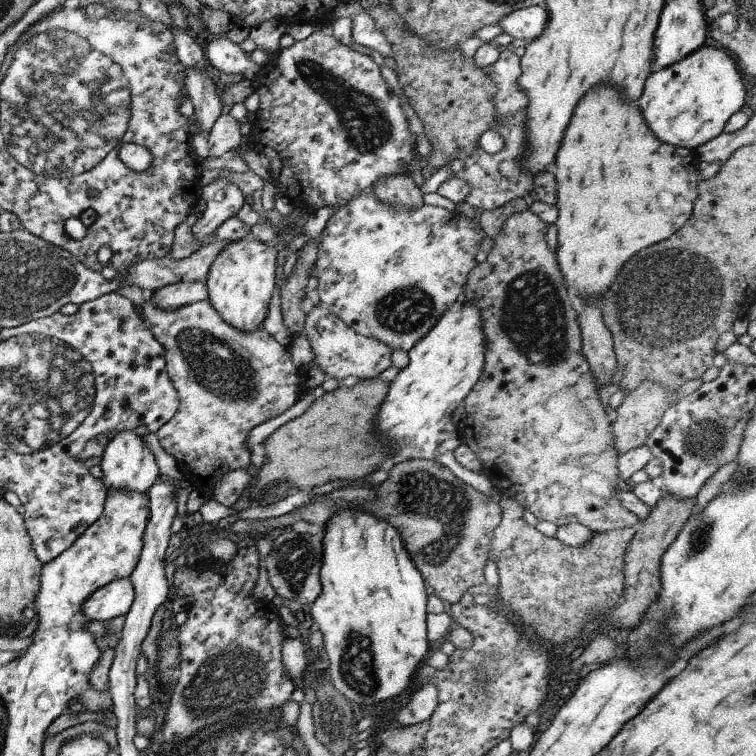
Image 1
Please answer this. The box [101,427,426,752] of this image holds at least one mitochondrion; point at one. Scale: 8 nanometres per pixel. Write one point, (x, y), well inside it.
(239, 678)

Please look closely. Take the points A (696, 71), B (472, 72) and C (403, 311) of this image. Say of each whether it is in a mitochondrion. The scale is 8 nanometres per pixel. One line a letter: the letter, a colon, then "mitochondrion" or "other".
A: other
B: other
C: mitochondrion

